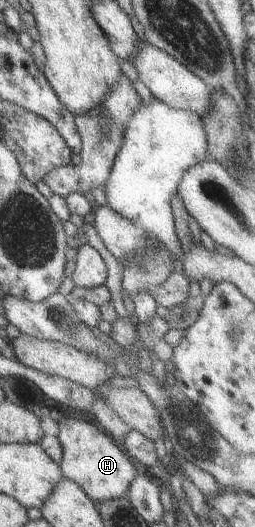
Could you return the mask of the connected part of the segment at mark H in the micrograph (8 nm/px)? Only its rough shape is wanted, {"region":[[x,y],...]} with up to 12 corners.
{"region":[[91,422],[58,423],[63,478],[95,504],[124,497],[137,472]]}

